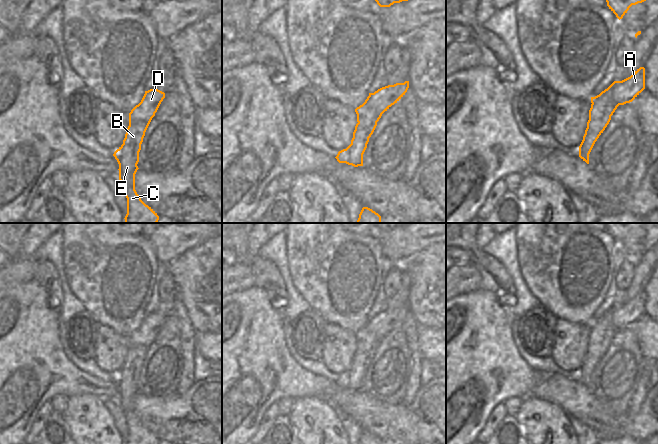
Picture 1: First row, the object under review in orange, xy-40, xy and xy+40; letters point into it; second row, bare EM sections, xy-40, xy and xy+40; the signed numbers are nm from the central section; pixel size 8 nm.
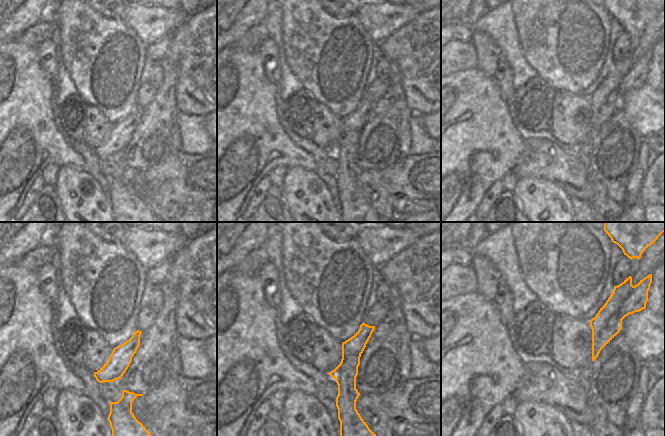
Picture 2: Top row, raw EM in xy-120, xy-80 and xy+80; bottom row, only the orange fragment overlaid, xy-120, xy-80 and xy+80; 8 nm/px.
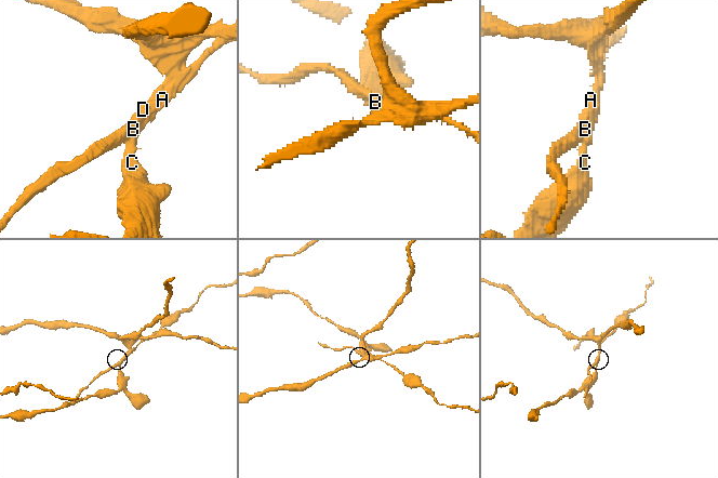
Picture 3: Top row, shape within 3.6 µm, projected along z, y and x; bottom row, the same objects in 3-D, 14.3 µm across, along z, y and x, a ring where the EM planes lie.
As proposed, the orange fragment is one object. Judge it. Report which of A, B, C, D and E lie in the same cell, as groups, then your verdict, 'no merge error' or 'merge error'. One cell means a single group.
groups A D / B C E; merge error

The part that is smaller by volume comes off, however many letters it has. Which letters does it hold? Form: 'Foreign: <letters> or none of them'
Foreign: A, D

